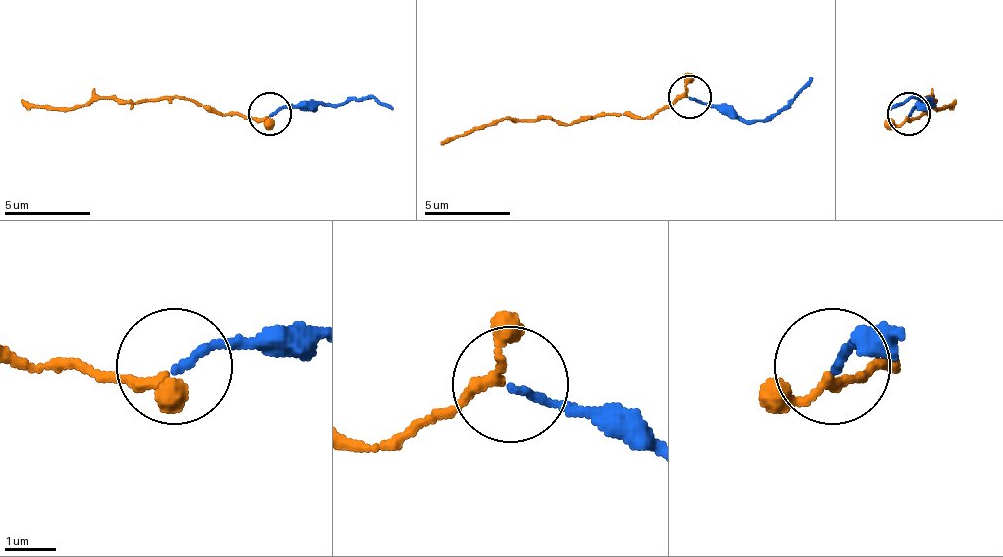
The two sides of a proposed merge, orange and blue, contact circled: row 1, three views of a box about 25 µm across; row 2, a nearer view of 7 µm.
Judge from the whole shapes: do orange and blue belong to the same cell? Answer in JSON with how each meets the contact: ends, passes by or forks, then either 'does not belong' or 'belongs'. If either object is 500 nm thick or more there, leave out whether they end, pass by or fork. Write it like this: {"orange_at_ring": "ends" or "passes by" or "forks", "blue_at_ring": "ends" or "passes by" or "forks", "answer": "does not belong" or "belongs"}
{"orange_at_ring": "passes by", "blue_at_ring": "ends", "answer": "belongs"}

